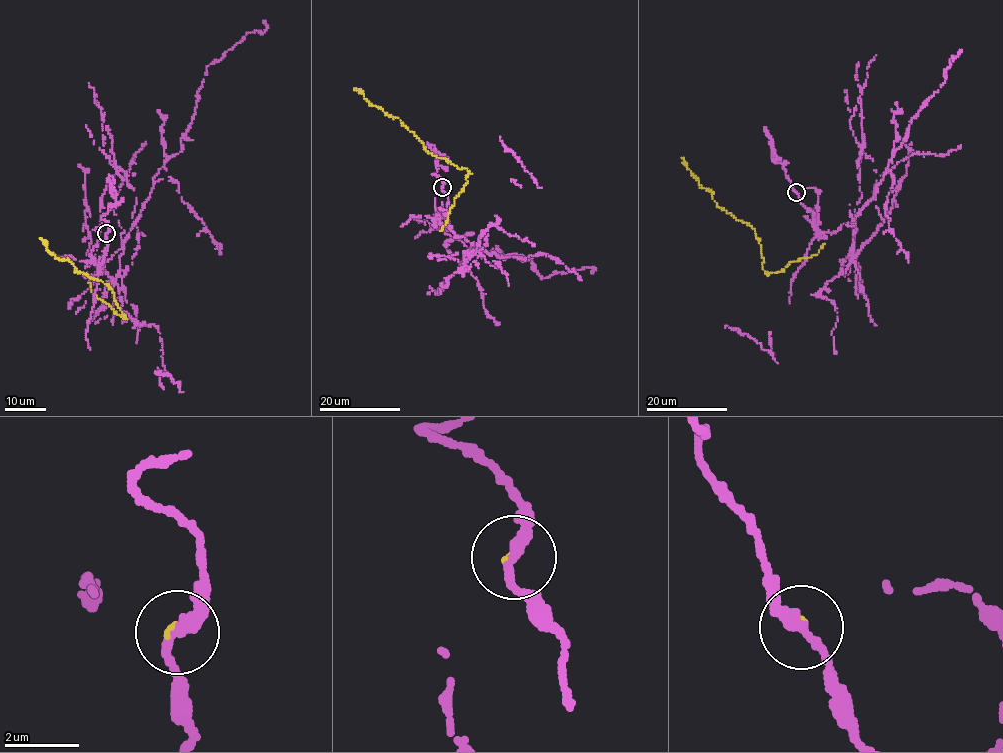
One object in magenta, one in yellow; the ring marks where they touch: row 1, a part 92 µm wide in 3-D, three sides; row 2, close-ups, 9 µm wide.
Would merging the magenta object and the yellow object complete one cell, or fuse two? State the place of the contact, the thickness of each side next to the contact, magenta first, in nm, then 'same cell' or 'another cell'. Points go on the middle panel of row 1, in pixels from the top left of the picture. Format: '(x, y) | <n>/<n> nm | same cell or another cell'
(442, 187) | 280/110 nm | another cell

